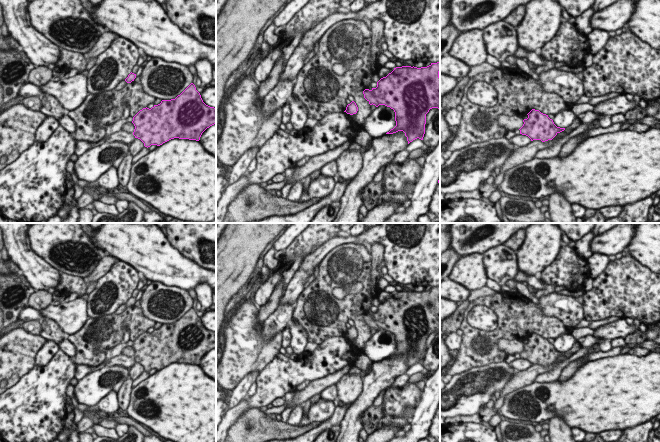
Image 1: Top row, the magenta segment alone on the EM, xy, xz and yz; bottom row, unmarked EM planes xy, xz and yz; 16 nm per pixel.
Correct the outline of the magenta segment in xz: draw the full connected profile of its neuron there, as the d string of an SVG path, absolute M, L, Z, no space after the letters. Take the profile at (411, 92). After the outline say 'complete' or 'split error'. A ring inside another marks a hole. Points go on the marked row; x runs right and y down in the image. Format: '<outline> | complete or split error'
M440 62L431 63L427 67L396 67L386 77L377 82L377 87L363 91L364 98L370 105L385 105L395 112L396 126L386 134L403 131L408 144L425 134L426 114L432 108L440 109Z | complete

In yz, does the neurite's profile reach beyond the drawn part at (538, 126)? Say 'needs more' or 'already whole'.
already whole

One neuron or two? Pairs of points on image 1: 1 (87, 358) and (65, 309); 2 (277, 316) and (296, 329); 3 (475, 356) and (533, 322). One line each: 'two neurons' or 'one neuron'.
1: two neurons
2: two neurons
3: one neuron

